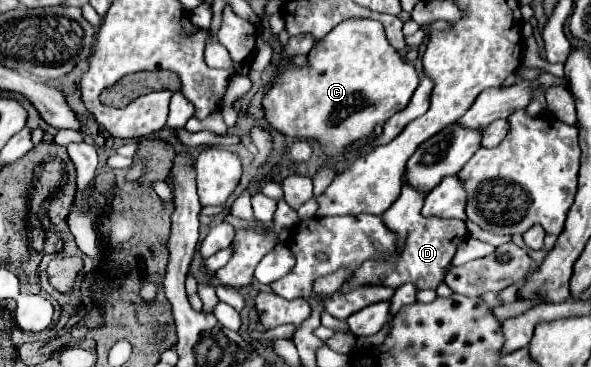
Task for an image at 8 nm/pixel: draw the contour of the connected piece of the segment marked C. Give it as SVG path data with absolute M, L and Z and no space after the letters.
M346 20L310 50L308 68L290 66L274 78L264 98L264 112L274 130L320 142L326 156L336 160L350 144L370 138L376 124L402 110L418 84L416 68L388 44L382 24Z

